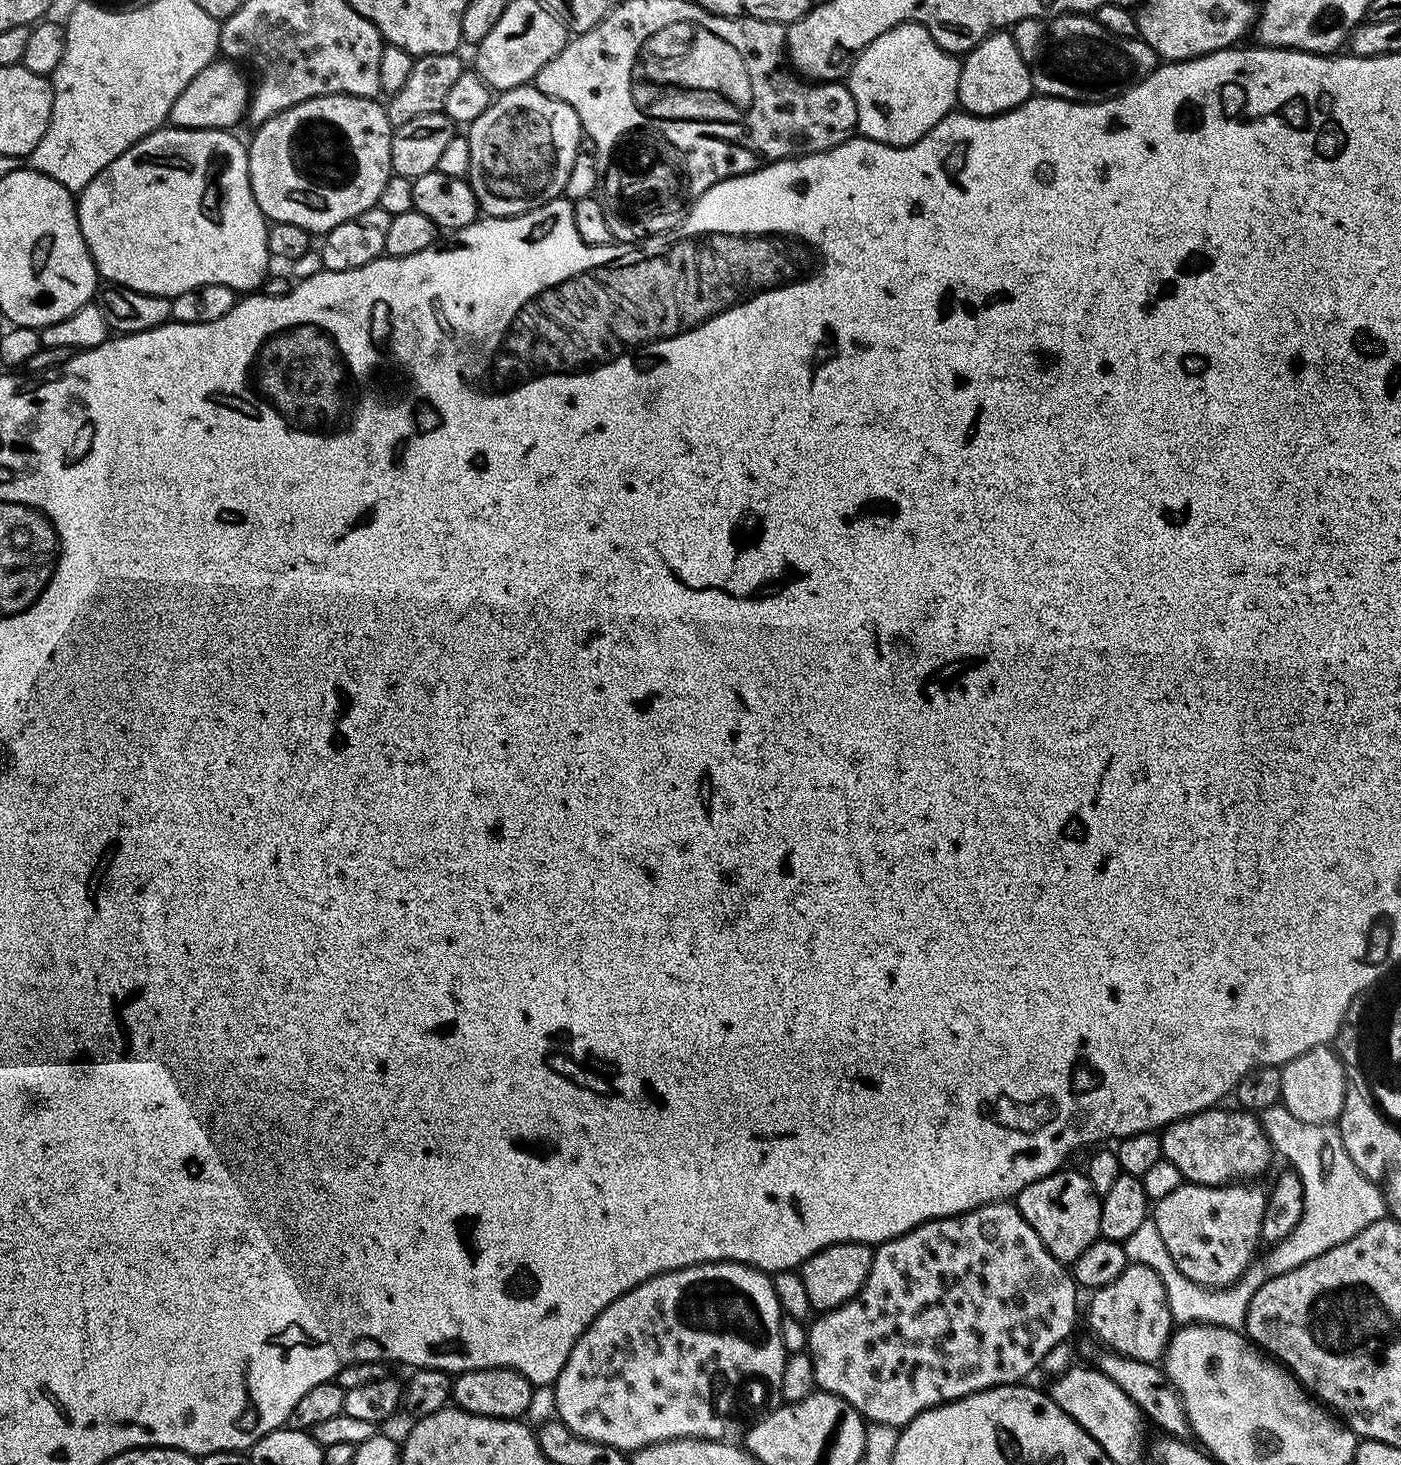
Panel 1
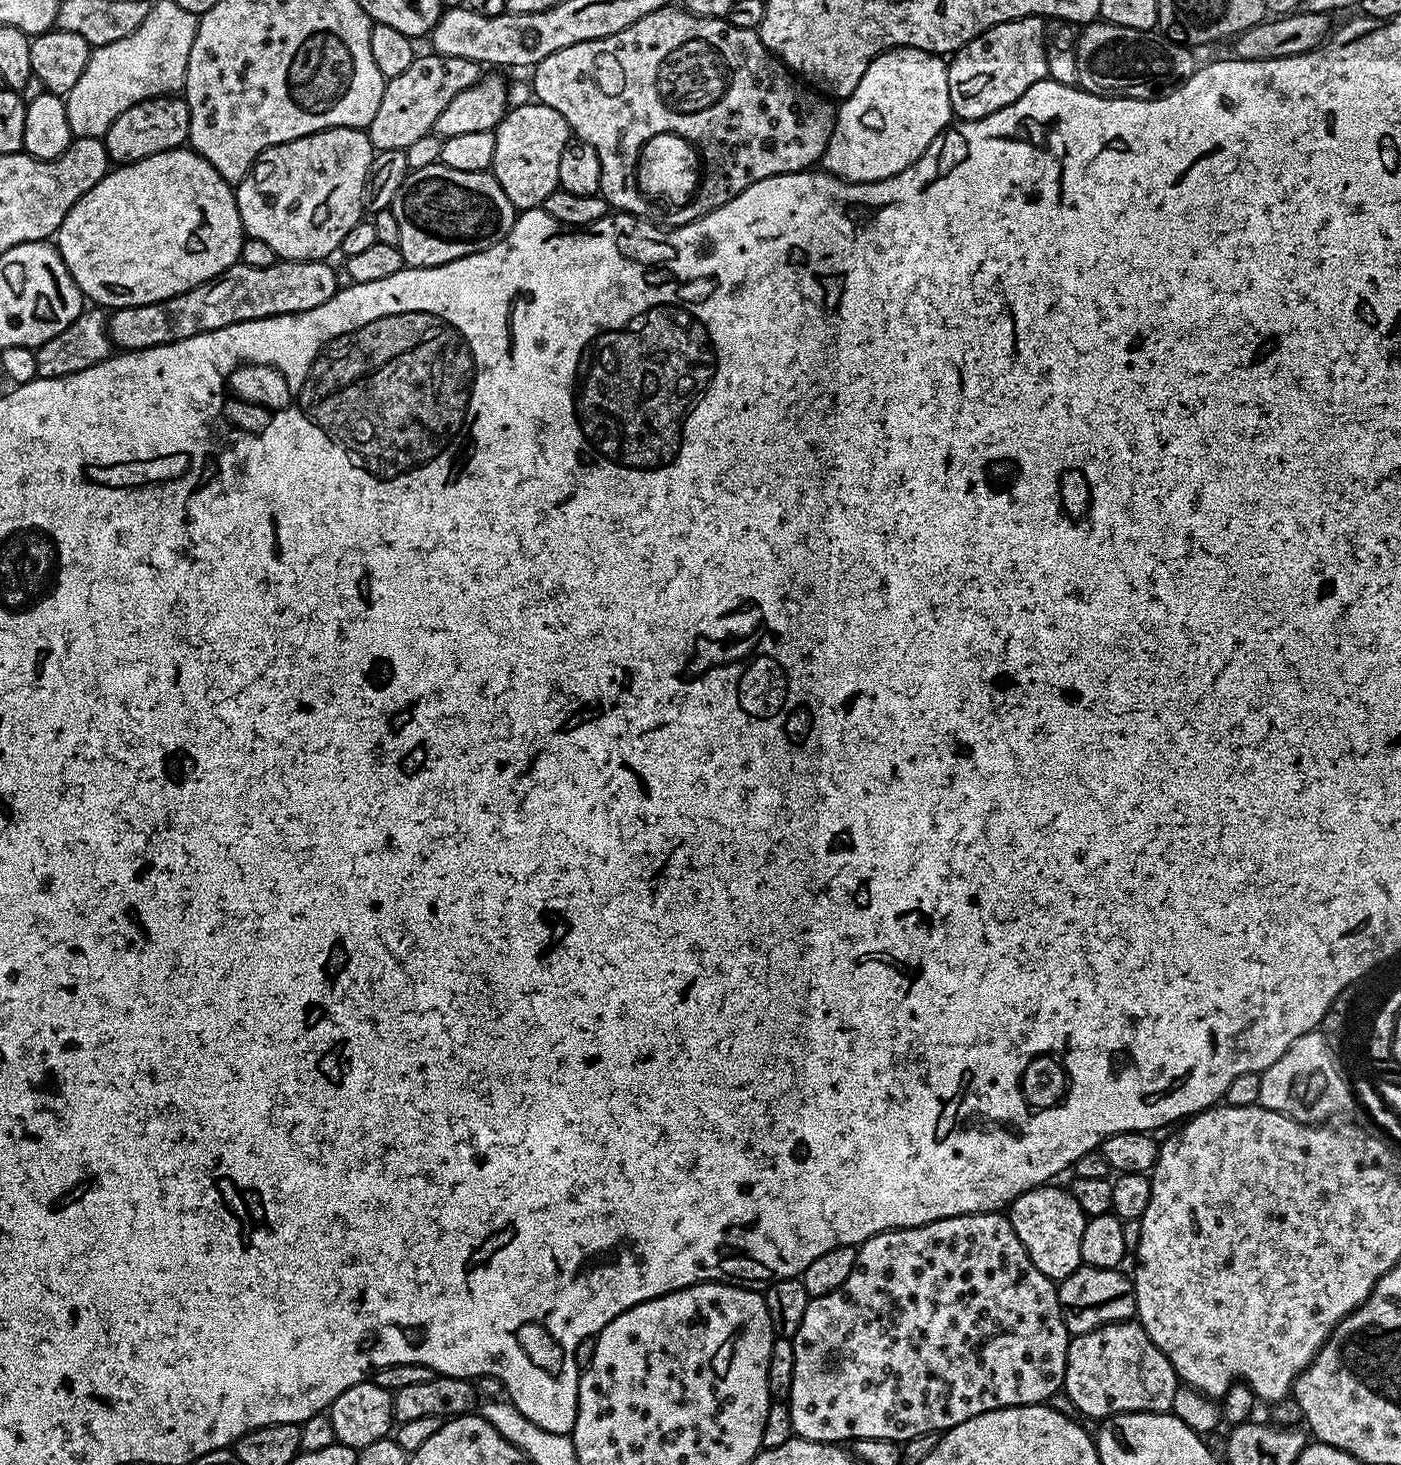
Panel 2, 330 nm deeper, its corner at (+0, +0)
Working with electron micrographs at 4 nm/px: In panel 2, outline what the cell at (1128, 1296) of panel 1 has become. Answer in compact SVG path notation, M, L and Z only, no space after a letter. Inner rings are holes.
M1135 1319L1107 1324L1069 1339L1062 1392L1084 1416L1107 1418L1123 1412L1171 1412L1177 1387L1170 1358L1154 1346L1150 1334Z

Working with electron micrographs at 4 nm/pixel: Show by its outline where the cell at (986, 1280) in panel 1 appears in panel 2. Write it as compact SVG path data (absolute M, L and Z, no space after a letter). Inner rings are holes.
M999 1211L971 1212L969 1216L942 1218L941 1220L930 1222L929 1224L923 1224L917 1228L893 1228L891 1232L879 1232L877 1236L870 1237L856 1248L854 1270L850 1274L850 1278L846 1278L846 1282L842 1288L834 1290L825 1296L814 1296L809 1299L808 1305L806 1306L806 1315L802 1318L802 1326L798 1326L798 1330L790 1337L794 1354L793 1385L790 1386L790 1392L786 1399L786 1403L790 1410L793 1433L795 1433L799 1439L813 1440L819 1444L840 1444L841 1442L845 1442L844 1440L855 1442L860 1439L886 1439L903 1442L910 1438L914 1438L918 1434L926 1434L927 1432L938 1432L943 1434L947 1432L948 1429L958 1426L962 1422L966 1422L978 1414L986 1414L990 1410L1017 1408L1023 1404L1042 1404L1051 1401L1051 1396L1054 1395L1055 1392L1059 1393L1064 1387L1066 1354L1068 1353L1068 1342L1070 1339L1068 1327L1064 1325L1064 1316L1060 1313L1060 1299L1058 1298L1056 1290L1057 1285L1053 1280L1046 1274L1042 1274L1042 1270L1038 1270L1038 1266L1034 1266L1034 1262L1030 1262L1030 1258L1026 1254L1026 1250L1018 1238L1018 1234L1014 1234L1014 1226L1008 1220L1007 1215L1001 1214Z

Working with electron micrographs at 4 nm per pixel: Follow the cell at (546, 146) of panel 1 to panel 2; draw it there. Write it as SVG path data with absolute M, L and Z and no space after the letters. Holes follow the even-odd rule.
M539 102L531 103L520 104L517 108L515 105L505 112L503 120L494 129L494 162L490 171L498 186L502 186L506 198L510 198L518 210L541 207L560 187L558 161L570 139L566 118L562 118L558 110L550 110L550 106Z

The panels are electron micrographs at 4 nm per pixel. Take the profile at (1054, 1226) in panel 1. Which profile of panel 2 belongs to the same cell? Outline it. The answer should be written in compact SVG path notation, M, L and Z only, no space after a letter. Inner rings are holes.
M1041 1186L1024 1192L1012 1201L1006 1215L1030 1262L1034 1262L1034 1266L1038 1266L1038 1270L1042 1270L1042 1274L1046 1274L1053 1282L1059 1282L1082 1267L1080 1255L1086 1217L1082 1206L1078 1206L1067 1187L1052 1187L1056 1186Z

